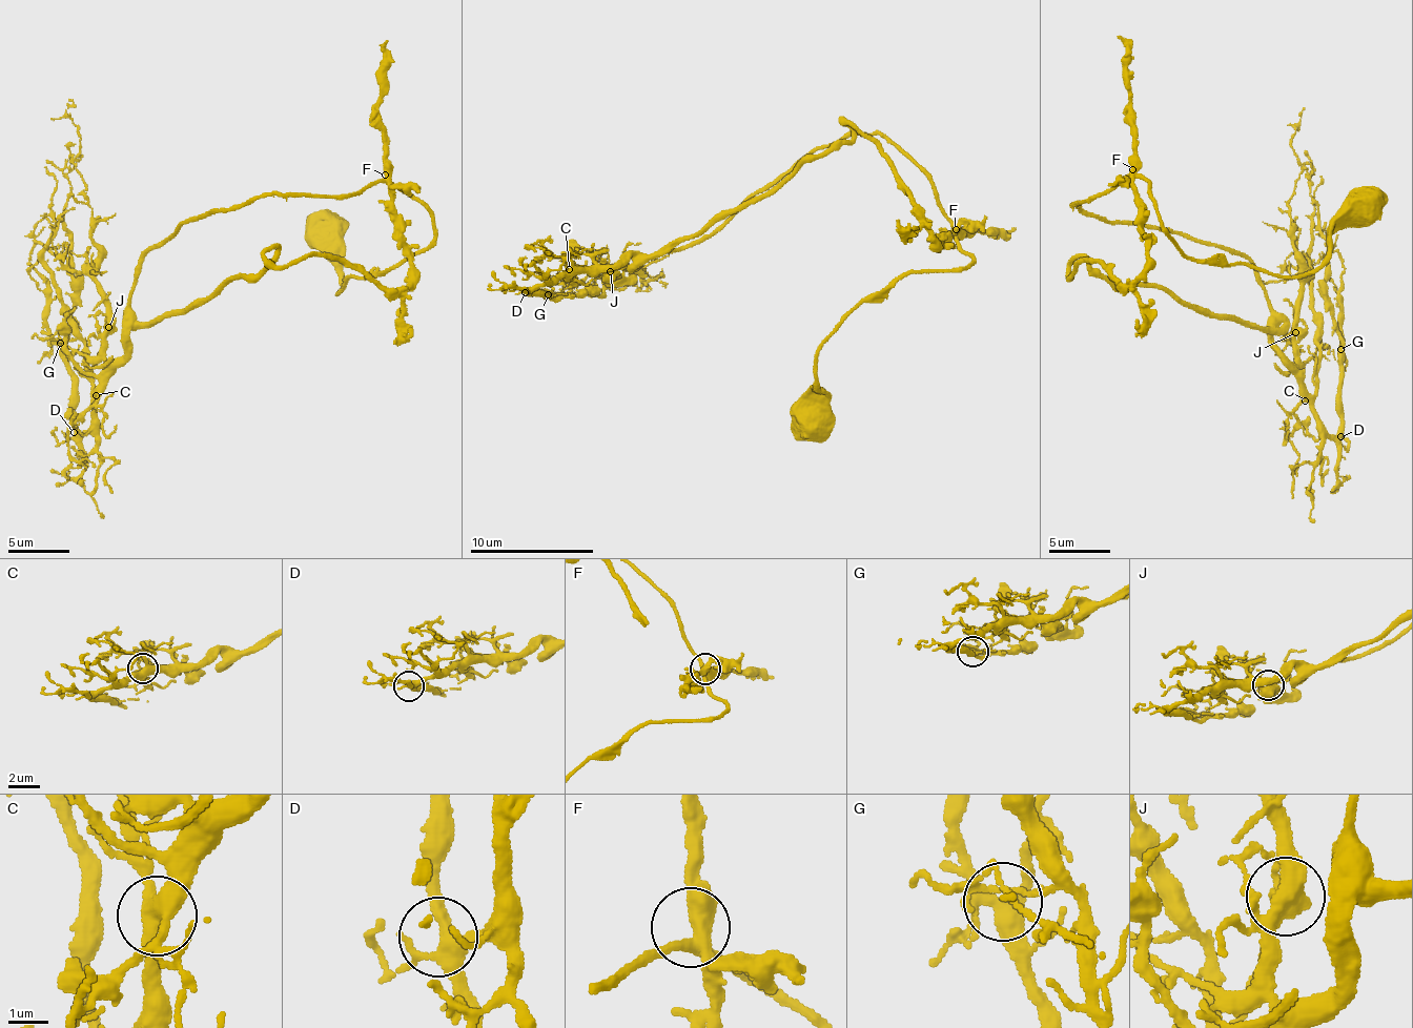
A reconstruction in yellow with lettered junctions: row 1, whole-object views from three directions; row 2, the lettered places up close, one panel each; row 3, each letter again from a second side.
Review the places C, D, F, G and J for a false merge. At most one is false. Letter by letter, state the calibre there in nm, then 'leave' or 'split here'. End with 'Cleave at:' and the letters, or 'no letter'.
C: calibre 400 nm; leave
D: calibre 320 nm; leave
F: calibre 440 nm; leave
G: calibre 340 nm; leave
J: calibre 440 nm; leave
Cleave at: no letter

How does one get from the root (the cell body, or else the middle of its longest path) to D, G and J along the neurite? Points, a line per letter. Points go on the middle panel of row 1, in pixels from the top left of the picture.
D: (809, 419), (831, 330), (903, 276), (974, 261), (933, 181), (880, 134), (813, 148), (684, 248), (525, 292)
G: (809, 419), (831, 330), (903, 276), (974, 261), (880, 134), (813, 148), (684, 248), (548, 294)
J: (809, 419), (831, 330), (903, 276), (974, 261), (880, 134), (813, 148), (708, 235), (610, 271)

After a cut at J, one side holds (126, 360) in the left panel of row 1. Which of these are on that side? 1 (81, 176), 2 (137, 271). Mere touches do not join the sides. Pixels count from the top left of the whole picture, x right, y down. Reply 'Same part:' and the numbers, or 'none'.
Same part: 2

